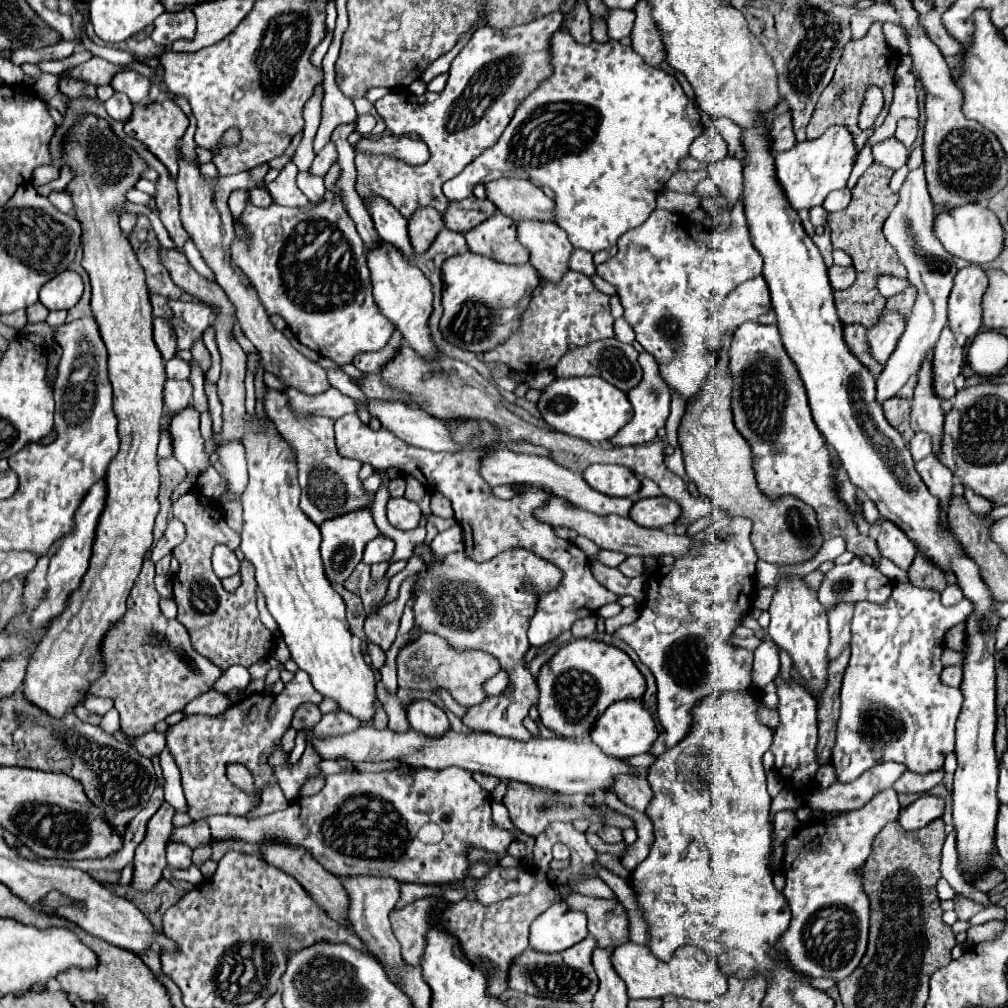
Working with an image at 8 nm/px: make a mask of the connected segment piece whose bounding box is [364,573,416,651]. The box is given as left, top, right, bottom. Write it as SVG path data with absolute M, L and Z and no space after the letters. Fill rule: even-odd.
M416 573L408 575L402 581L398 599L394 599L392 603L380 607L380 611L376 611L374 615L368 615L366 617L364 633L366 633L368 641L380 645L384 651L388 651L388 647L396 639L396 629L400 625L400 617L402 617L404 605L412 597L412 579L416 579Z

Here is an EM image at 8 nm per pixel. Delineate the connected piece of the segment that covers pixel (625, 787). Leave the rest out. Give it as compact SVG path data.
M618 775L614 783L614 793L620 797L622 803L640 813L646 813L648 803L652 801L654 795L650 783L638 775Z

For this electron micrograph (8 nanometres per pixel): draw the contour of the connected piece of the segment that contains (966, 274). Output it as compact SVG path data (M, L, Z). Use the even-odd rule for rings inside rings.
M968 265L956 273L948 299L948 327L954 335L974 337L982 325L982 295L988 287L986 273Z

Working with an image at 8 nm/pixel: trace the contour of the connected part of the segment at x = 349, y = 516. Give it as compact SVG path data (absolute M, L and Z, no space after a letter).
M368 507L344 513L344 515L334 517L334 519L328 519L320 525L320 531L322 531L320 553L322 553L326 577L330 581L336 581L336 583L344 583L350 577L354 567L362 561L362 551L364 551L366 543L372 541L380 533L374 519L372 519L372 511Z

